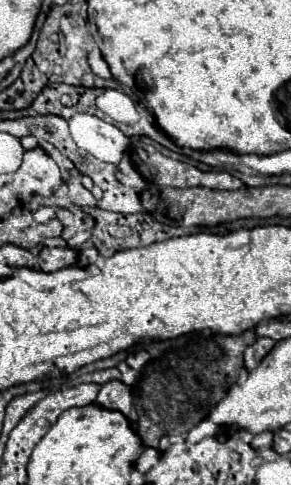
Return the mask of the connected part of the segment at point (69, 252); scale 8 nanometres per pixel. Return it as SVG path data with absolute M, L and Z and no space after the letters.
M44 246L38 256L38 268L42 272L54 272L64 266L70 266L78 256L78 250L74 248L48 248Z

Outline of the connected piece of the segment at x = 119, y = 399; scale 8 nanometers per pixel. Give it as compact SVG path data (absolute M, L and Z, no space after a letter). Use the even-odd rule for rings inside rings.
M110 380L110 382L102 384L96 402L104 408L124 412L128 416L130 424L134 424L134 420L132 420L132 394L130 394L130 388L126 384L122 384L120 380Z

